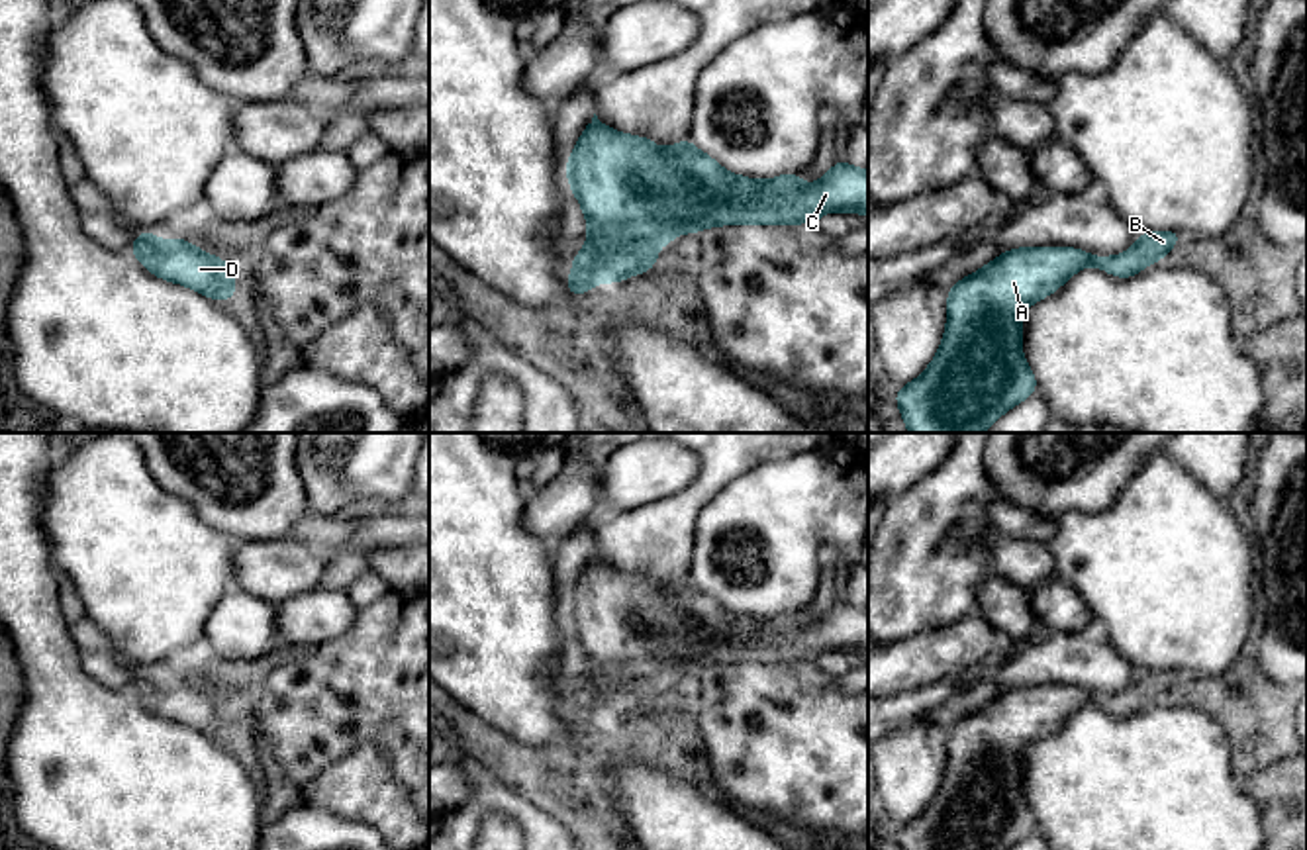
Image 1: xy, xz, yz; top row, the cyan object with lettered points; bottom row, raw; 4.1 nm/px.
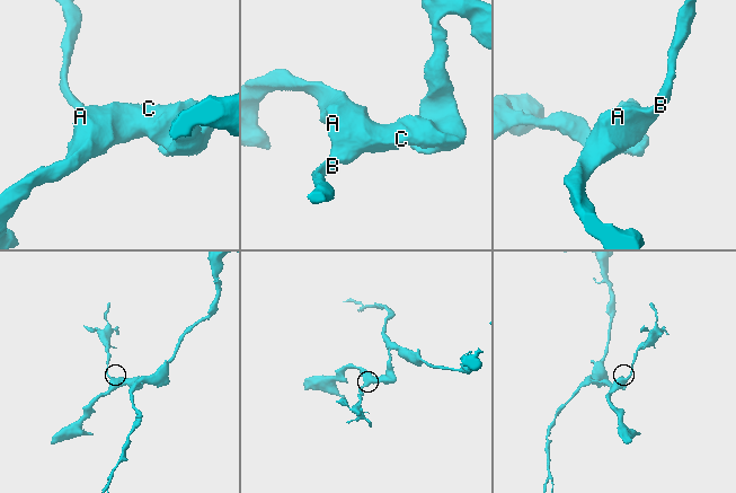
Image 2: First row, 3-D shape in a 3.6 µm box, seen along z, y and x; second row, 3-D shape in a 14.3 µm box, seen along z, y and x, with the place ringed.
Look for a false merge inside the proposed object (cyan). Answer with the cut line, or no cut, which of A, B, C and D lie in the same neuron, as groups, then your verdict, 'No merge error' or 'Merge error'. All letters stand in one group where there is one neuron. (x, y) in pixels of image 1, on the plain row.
No split. Groups: A B C D. No merge error

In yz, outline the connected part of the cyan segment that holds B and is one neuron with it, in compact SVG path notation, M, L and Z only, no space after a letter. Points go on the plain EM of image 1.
M1176 670L1140 672L1137 684L1117 695L1095 695L1074 685L1021 685L1001 691L948 729L948 760L939 791L917 819L896 828L899 850L1009 850L1037 830L1037 817L1021 787L1025 748L1054 732L1084 705L1131 717L1148 701L1160 701L1182 678Z

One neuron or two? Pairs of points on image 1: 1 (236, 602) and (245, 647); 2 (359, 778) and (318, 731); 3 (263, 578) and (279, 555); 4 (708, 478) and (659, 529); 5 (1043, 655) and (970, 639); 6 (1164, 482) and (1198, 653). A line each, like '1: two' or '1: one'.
1: one
2: two
3: one
4: one
5: two
6: one

